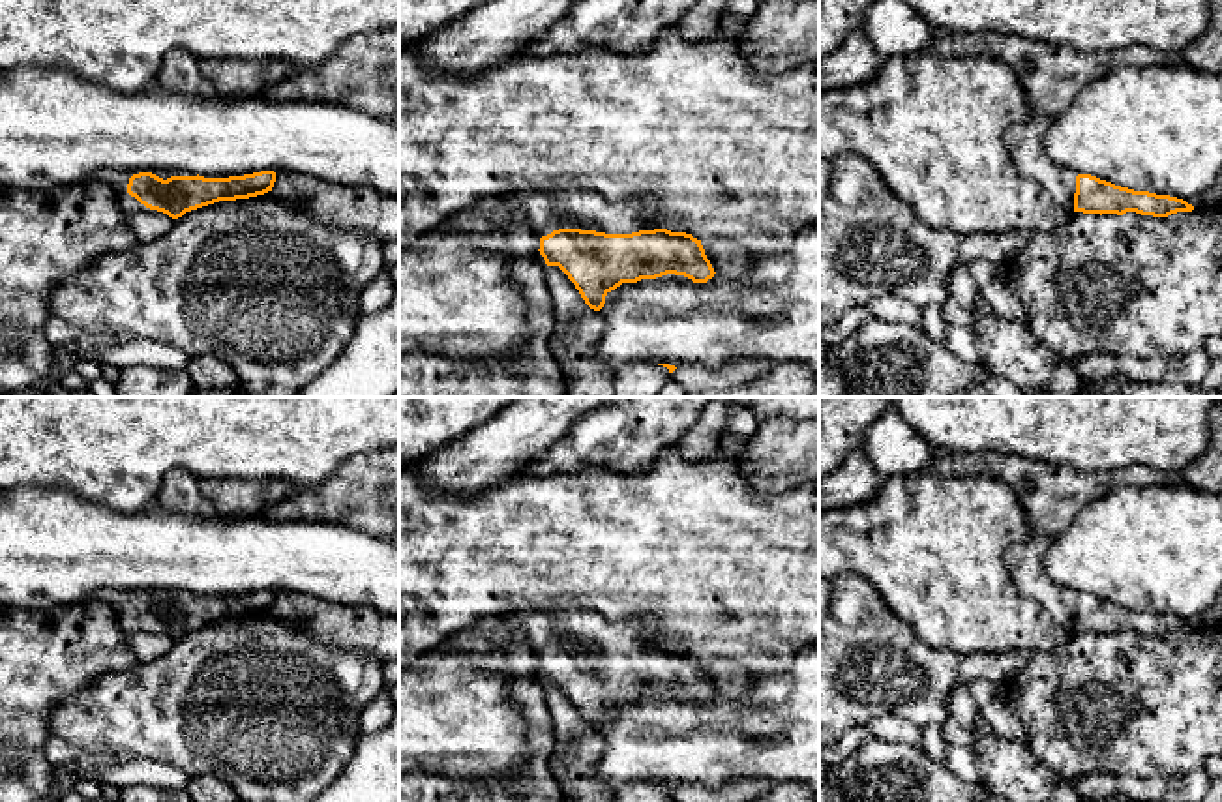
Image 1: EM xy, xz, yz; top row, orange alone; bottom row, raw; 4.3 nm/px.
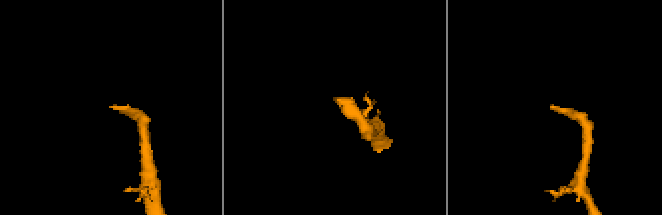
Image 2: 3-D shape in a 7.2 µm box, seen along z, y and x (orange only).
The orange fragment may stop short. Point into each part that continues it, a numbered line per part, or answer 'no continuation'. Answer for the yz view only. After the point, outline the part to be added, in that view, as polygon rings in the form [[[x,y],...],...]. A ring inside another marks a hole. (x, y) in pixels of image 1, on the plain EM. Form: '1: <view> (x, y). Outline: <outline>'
1: yz (1024, 561). Outline: [[[1036,534],[1010,545],[1005,560],[1020,594],[1035,602],[1059,628],[1074,631],[1076,592],[1055,585],[1044,570],[1044,555],[1053,538]]]

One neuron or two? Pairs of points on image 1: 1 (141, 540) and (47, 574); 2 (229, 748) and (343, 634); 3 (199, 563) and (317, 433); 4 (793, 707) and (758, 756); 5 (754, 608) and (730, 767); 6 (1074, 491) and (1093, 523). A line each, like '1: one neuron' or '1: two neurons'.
1: one neuron
2: two neurons
3: two neurons
4: one neuron
5: two neurons
6: two neurons

